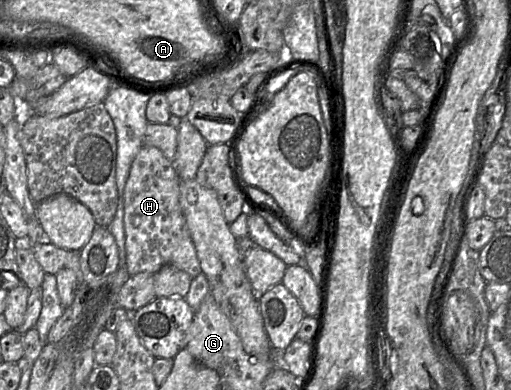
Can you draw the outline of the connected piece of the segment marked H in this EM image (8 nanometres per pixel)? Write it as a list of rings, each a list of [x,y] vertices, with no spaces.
[[[141,147],[124,189],[126,268],[130,276],[142,272],[154,274],[165,265],[173,265],[192,278],[202,273],[180,205],[180,181],[173,162],[160,149]]]

